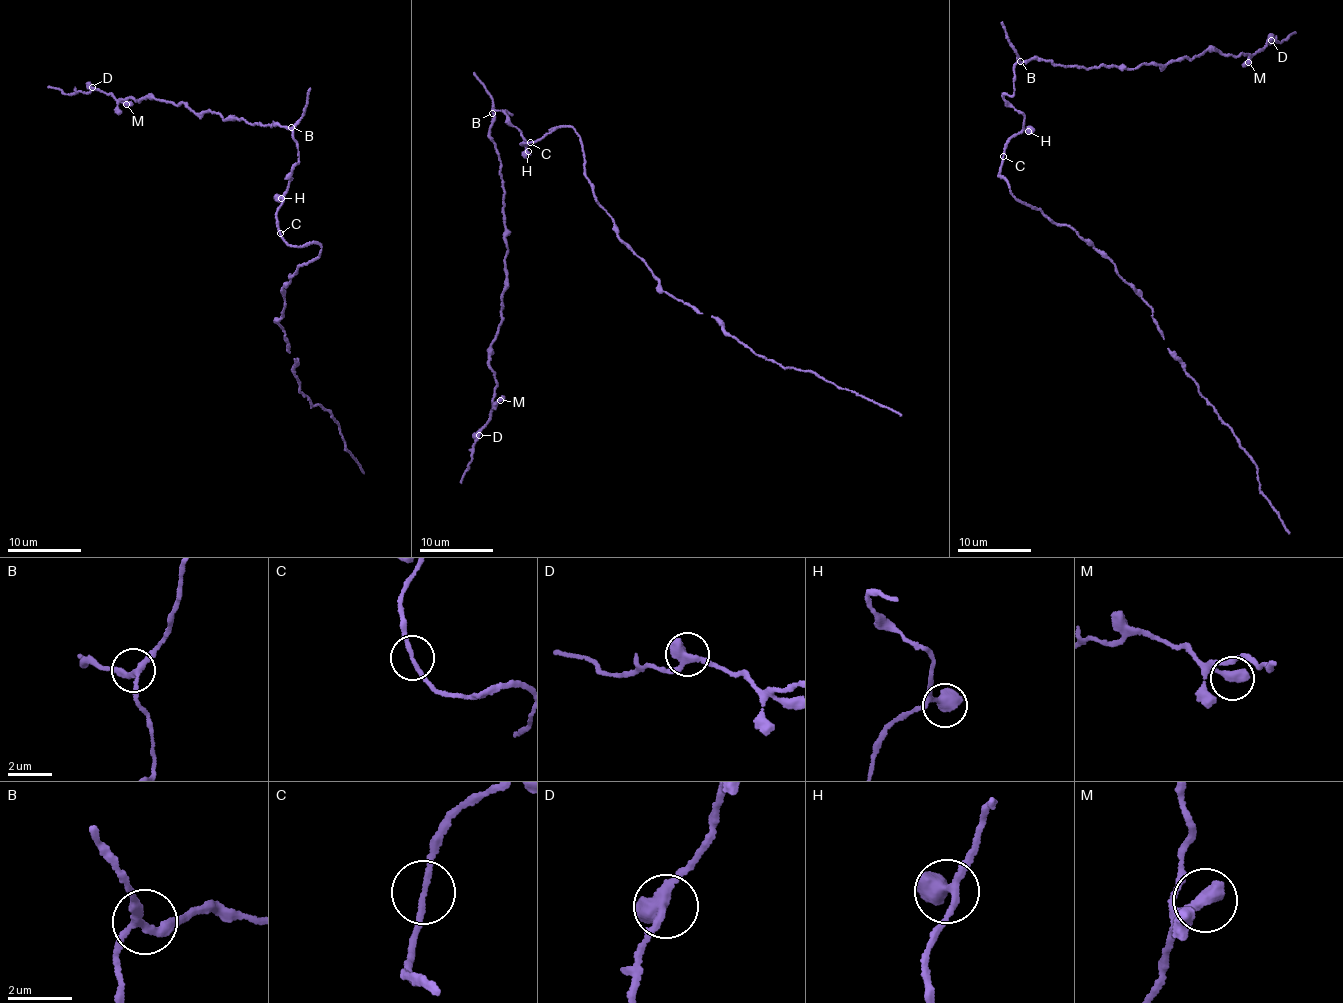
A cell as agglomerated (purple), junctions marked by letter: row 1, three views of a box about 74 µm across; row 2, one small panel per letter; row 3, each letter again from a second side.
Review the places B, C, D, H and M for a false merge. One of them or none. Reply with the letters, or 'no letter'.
no letter

